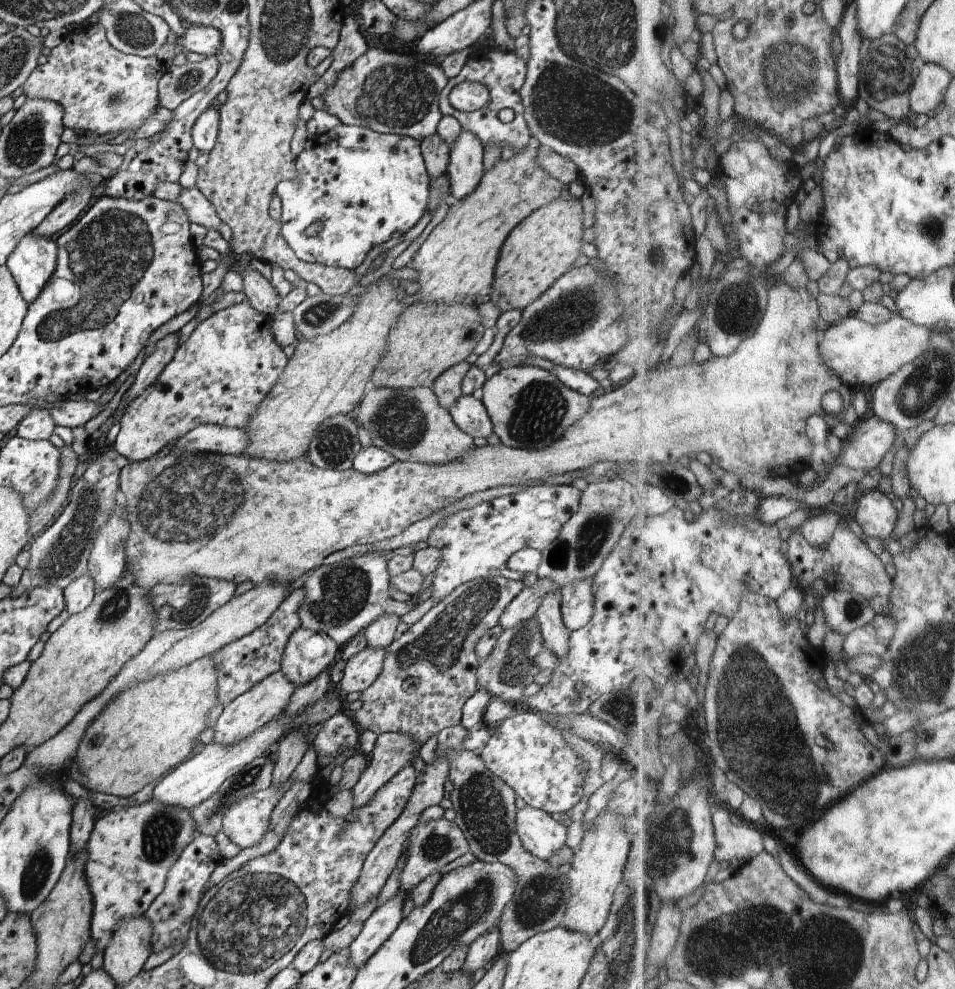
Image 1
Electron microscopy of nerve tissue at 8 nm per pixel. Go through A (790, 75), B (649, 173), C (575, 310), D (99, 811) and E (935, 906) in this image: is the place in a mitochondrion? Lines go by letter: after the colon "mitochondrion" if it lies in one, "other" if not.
A: mitochondrion
B: other
C: mitochondrion
D: other
E: other

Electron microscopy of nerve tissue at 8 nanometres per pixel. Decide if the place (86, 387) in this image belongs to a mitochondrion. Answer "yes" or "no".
no

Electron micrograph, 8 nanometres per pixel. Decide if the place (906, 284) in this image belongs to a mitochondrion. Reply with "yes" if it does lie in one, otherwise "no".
no

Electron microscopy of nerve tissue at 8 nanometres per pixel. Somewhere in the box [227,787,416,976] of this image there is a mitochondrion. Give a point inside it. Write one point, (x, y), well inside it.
(342, 833)

